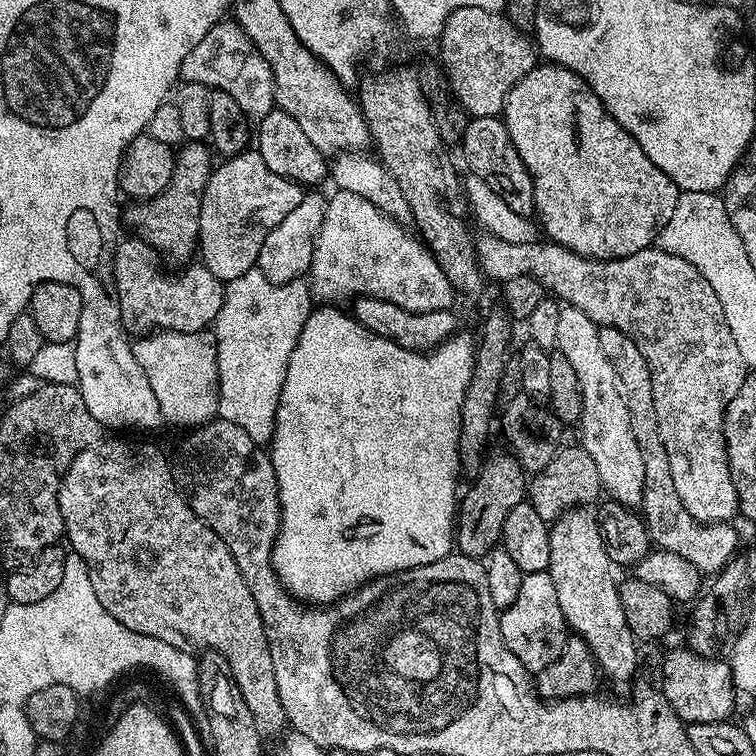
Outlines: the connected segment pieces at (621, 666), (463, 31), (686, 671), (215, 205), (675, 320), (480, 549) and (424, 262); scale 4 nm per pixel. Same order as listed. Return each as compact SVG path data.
M573 510L559 516L550 528L550 566L547 572L554 578L554 590L558 590L558 606L562 606L564 621L575 635L584 639L590 646L592 656L601 677L624 684L636 672L636 647L638 641L632 635L632 627L626 622L626 614L620 601L620 584L612 571L614 565L606 546L602 542L600 527L596 524L595 515L588 516L584 510Z
M466 6L454 10L444 23L438 37L440 44L440 60L444 63L443 75L447 87L457 104L469 117L500 116L504 111L504 103L510 90L523 76L538 63L538 49L527 35L508 20L503 11L491 12L478 6Z
M680 646L665 654L660 672L664 675L663 694L685 725L706 722L723 724L736 708L738 689L732 683L732 666L727 659L699 656L686 646Z
M245 150L220 163L213 167L202 198L198 256L214 278L227 282L257 267L266 234L304 200L306 192L282 174L274 174L258 151Z
M484 234L481 237L476 240L476 260L489 281L503 282L510 278L534 278L549 293L557 292L557 294L552 294L559 297L561 301L567 302L571 307L582 310L582 314L586 314L586 318L590 318L600 328L622 330L622 334L629 336L634 342L634 346L638 346L638 350L642 350L642 354L648 359L648 365L652 371L652 389L654 390L654 410L658 418L658 434L662 446L666 446L666 454L670 458L670 474L674 478L674 490L678 490L678 498L682 498L682 506L686 506L689 514L695 520L701 522L731 521L733 519L731 516L737 515L738 505L736 491L734 490L734 478L730 474L730 466L728 465L728 450L724 443L724 411L727 410L728 403L732 401L734 394L738 394L738 390L742 390L746 369L742 362L742 354L734 343L734 334L730 334L730 326L726 326L726 314L722 314L722 302L718 302L718 294L714 294L710 282L706 282L706 278L702 278L702 274L698 274L698 270L694 266L690 266L690 262L686 262L686 258L663 252L659 246L643 248L638 250L638 254L630 254L626 258L591 260L588 256L574 254L570 250L566 250L561 244L551 242L519 244L518 242L506 242L491 234Z
M500 452L497 456L489 455L485 459L480 473L469 484L472 485L468 493L465 496L463 493L458 504L458 515L454 521L454 544L463 555L484 558L501 543L506 514L510 514L514 506L525 503L526 473L515 455L508 453L507 456Z
M337 189L333 193L325 201L322 229L316 235L309 268L308 284L311 295L317 301L324 304L340 304L340 301L348 297L351 299L357 296L373 296L379 300L394 302L394 306L402 306L402 310L411 312L446 310L453 307L454 292L446 274L442 274L439 262L405 225L382 214L378 206L354 192Z

